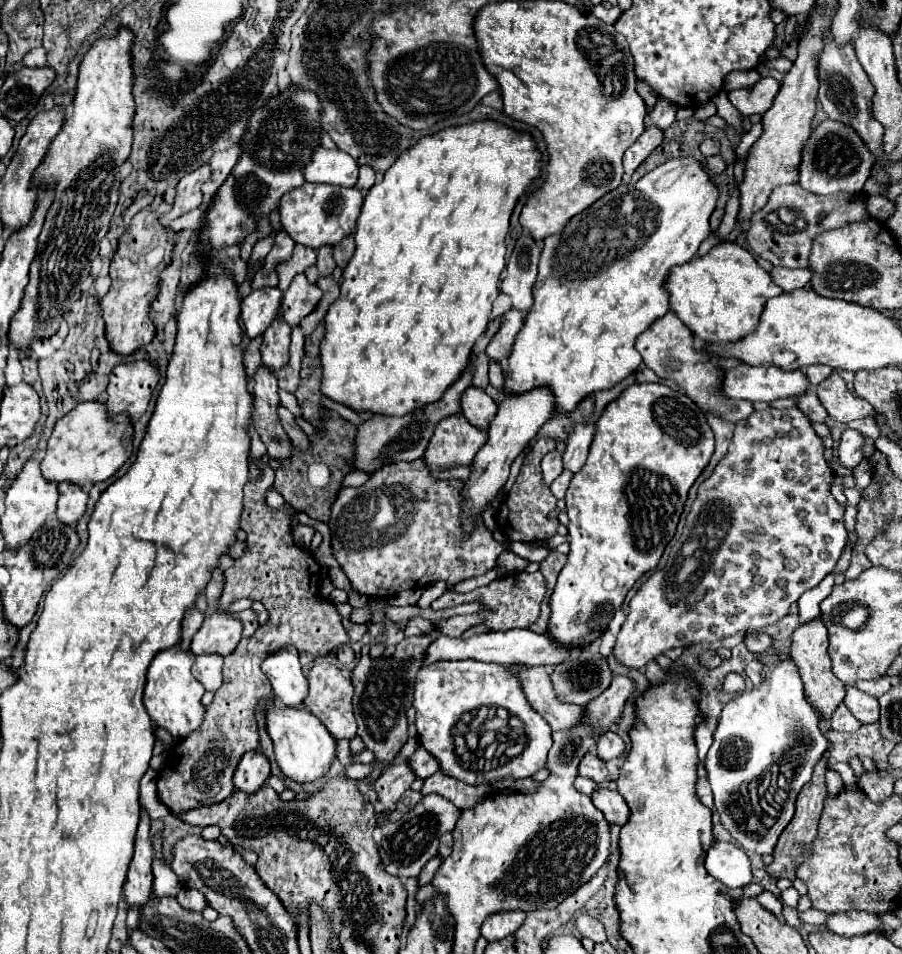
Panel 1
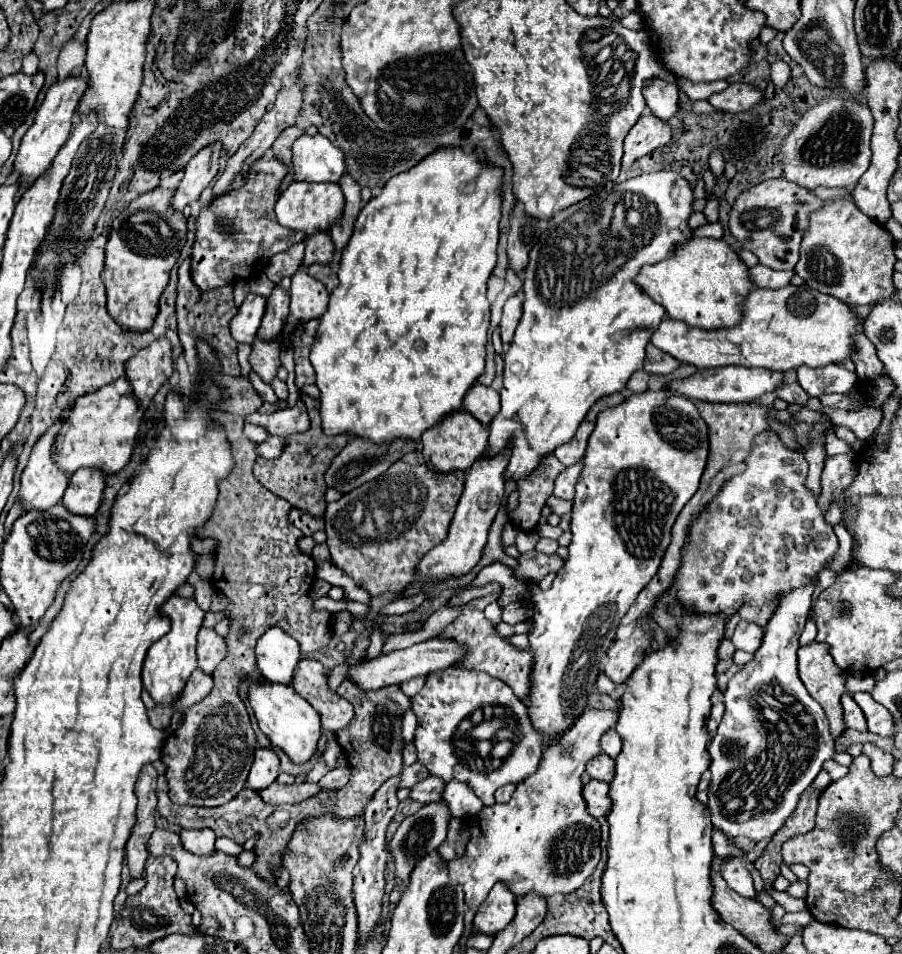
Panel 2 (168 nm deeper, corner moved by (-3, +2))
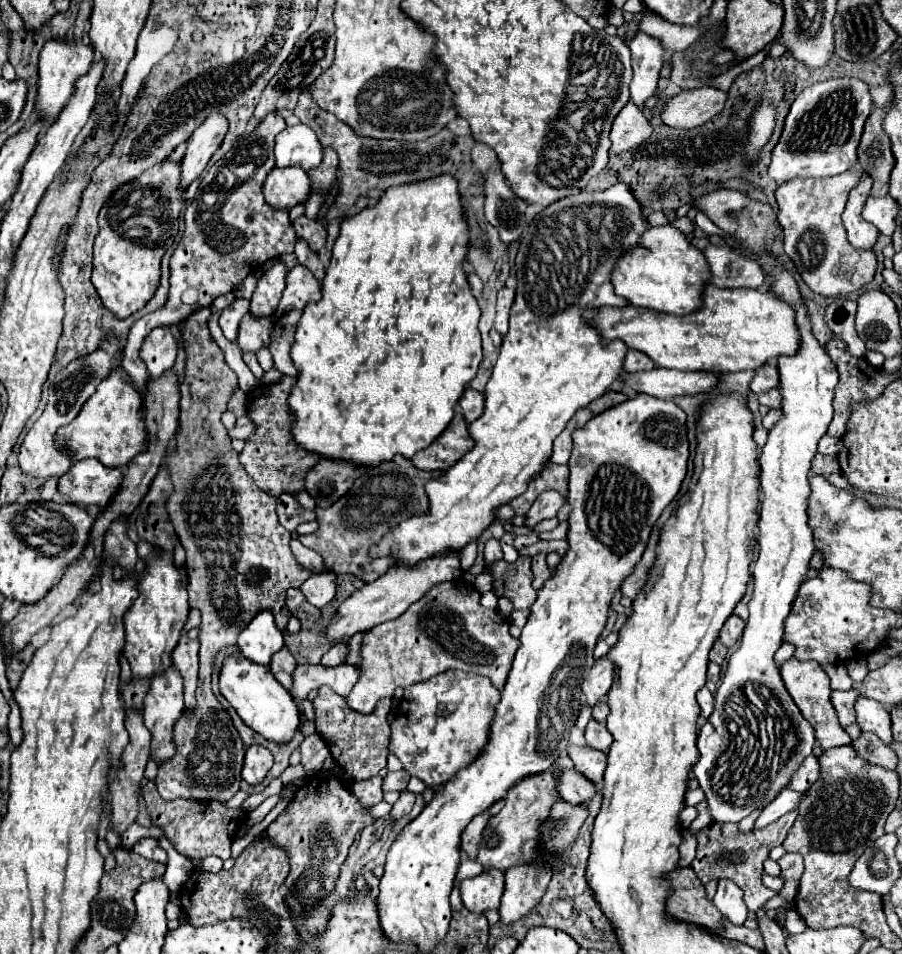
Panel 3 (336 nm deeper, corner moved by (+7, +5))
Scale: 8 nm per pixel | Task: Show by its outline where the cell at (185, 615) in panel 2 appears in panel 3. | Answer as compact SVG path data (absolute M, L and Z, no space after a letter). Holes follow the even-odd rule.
M144 539L136 541L138 557L146 563L146 573L138 579L138 599L124 615L124 633L126 633L126 645L124 645L124 657L128 659L132 673L136 677L154 677L158 673L164 673L168 667L172 667L170 653L174 651L182 627L188 619L188 595L186 595L186 583L180 575L178 567L174 565L172 555Z

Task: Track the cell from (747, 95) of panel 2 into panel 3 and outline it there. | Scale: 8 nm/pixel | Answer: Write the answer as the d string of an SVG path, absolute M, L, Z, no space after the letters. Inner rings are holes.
M698 87L682 91L668 99L660 119L674 129L694 129L712 119L722 111L726 103L726 93L714 87Z

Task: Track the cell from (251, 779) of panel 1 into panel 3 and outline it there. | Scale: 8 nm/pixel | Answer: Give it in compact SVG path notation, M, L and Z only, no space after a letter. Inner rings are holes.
M252 745L246 749L242 779L248 785L258 785L270 771L270 767L272 767L272 753L266 747Z

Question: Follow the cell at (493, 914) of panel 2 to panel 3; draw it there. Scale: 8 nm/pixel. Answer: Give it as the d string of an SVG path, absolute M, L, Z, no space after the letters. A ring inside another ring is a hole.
M482 871L472 879L462 881L462 901L470 911L484 913L486 909L498 909L504 893L502 871Z

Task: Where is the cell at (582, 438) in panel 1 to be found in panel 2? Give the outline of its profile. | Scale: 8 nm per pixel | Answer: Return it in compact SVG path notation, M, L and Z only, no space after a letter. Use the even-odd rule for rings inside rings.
M576 462L568 468L564 468L564 472L560 472L560 476L556 478L556 484L554 484L554 496L558 498L564 498L564 500L572 500L574 498L574 484L580 476L584 468L584 462Z

